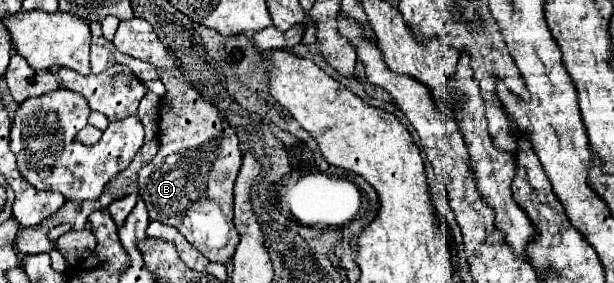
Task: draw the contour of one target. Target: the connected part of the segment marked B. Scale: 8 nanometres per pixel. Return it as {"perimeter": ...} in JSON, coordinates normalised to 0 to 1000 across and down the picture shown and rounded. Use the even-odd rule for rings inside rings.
{"perimeter":[[[231,64],[195,78],[186,163],[199,191],[212,191],[251,233],[270,304],[270,332],[261,353],[257,424],[261,523],[254,551],[225,601],[225,664],[244,777],[283,799],[339,919],[371,933],[388,869],[388,820],[378,784],[378,721],[381,636],[394,587],[394,544],[381,459],[358,424],[355,382],[329,353],[329,339],[313,311],[293,254],[293,219],[274,184],[244,78]]]}

